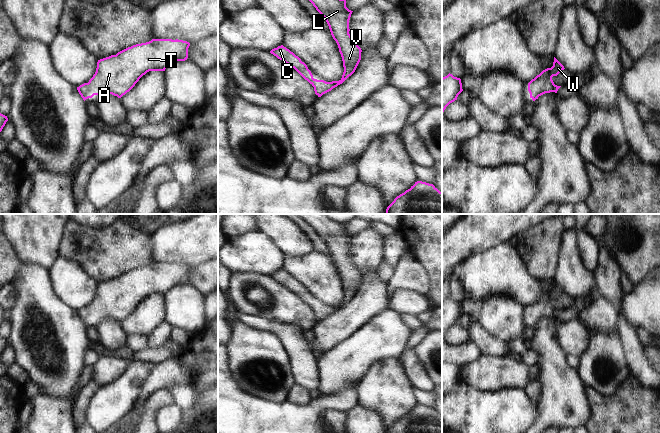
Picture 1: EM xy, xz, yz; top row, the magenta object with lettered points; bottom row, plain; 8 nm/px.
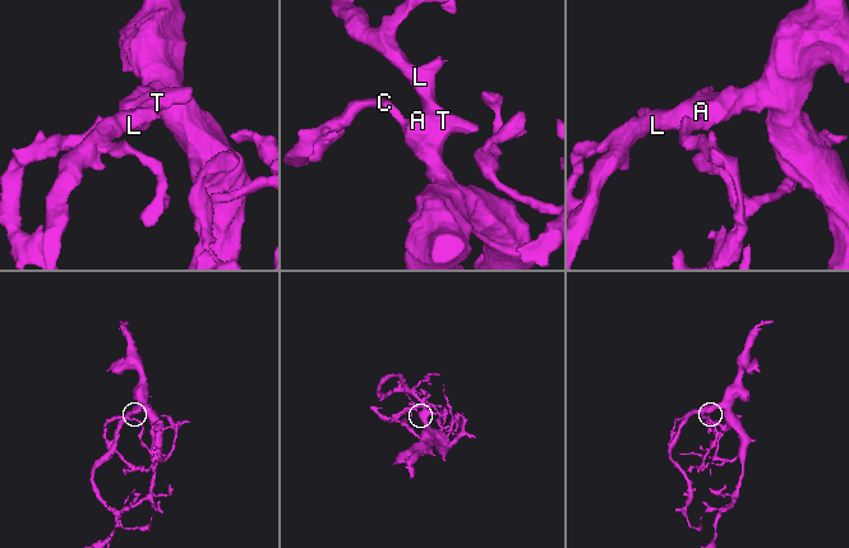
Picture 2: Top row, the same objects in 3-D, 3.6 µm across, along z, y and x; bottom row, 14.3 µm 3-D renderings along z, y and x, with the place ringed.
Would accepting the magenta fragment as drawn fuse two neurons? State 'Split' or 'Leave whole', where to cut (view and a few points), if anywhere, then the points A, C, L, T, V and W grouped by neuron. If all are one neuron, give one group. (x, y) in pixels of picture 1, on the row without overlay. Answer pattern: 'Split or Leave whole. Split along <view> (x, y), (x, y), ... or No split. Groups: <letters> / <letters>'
Leave whole. No split. Groups: A C L T V W

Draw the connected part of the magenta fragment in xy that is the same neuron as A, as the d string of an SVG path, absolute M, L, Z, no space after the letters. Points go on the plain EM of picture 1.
M152 263L149 266L136 268L128 271L116 279L98 284L96 296L88 307L77 311L83 324L92 322L94 319L112 318L121 322L129 316L139 303L149 295L165 295L176 285L185 285L188 282L190 267L183 264Z

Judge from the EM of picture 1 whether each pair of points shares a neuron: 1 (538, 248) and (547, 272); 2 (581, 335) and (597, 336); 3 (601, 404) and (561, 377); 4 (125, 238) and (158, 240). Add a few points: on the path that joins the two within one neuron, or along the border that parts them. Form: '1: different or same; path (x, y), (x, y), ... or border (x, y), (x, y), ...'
1: same; path (540, 254), (542, 266)
2: different; border (588, 328), (588, 344), (585, 351), (579, 357)
3: different; border (585, 388), (585, 397), (589, 402), (590, 417)
4: different; border (150, 236), (152, 262)

